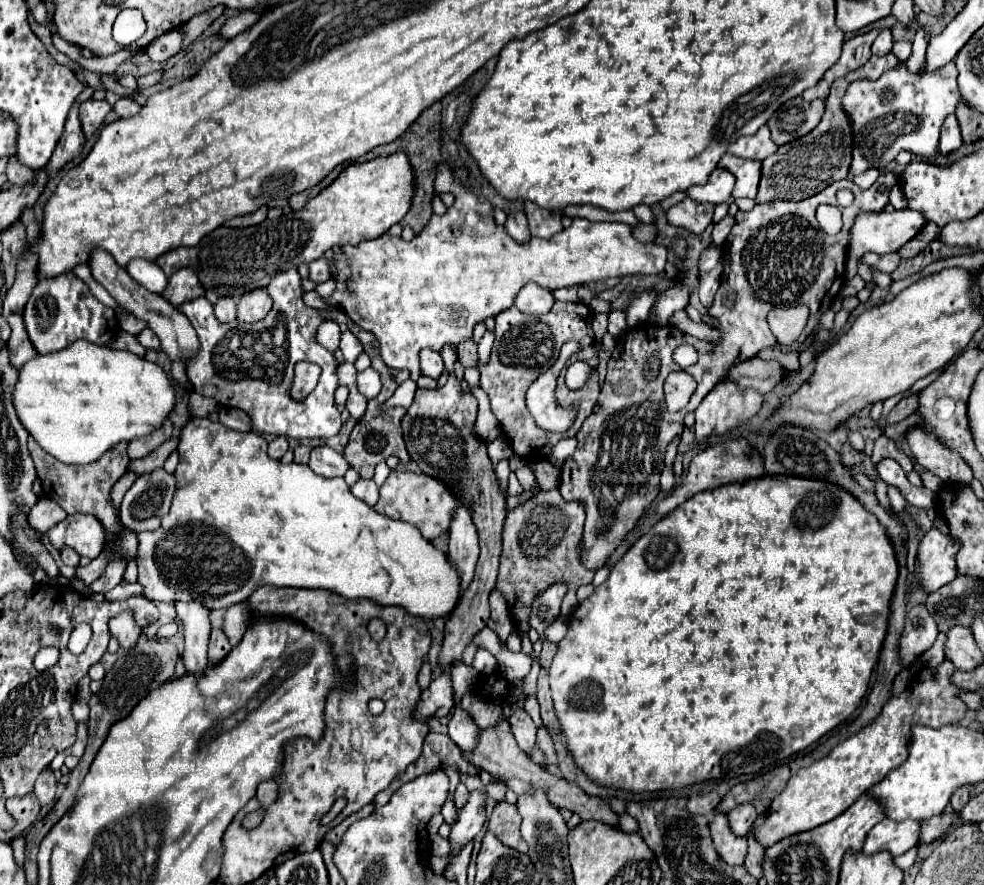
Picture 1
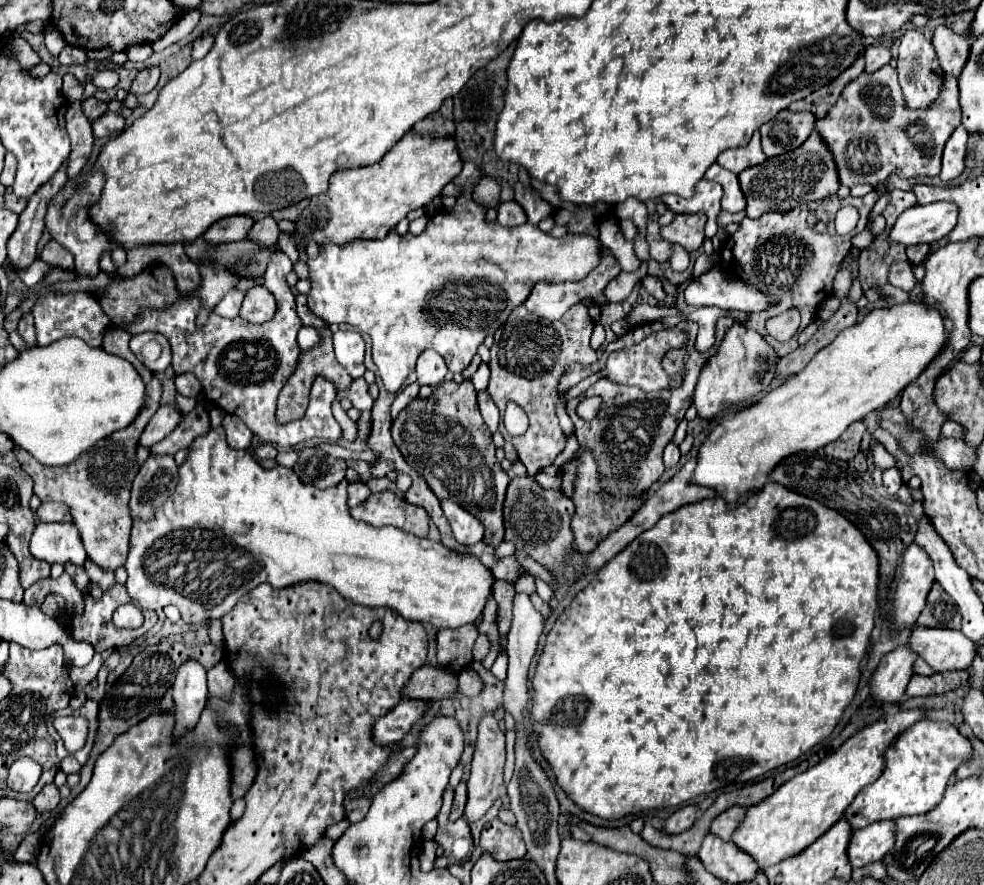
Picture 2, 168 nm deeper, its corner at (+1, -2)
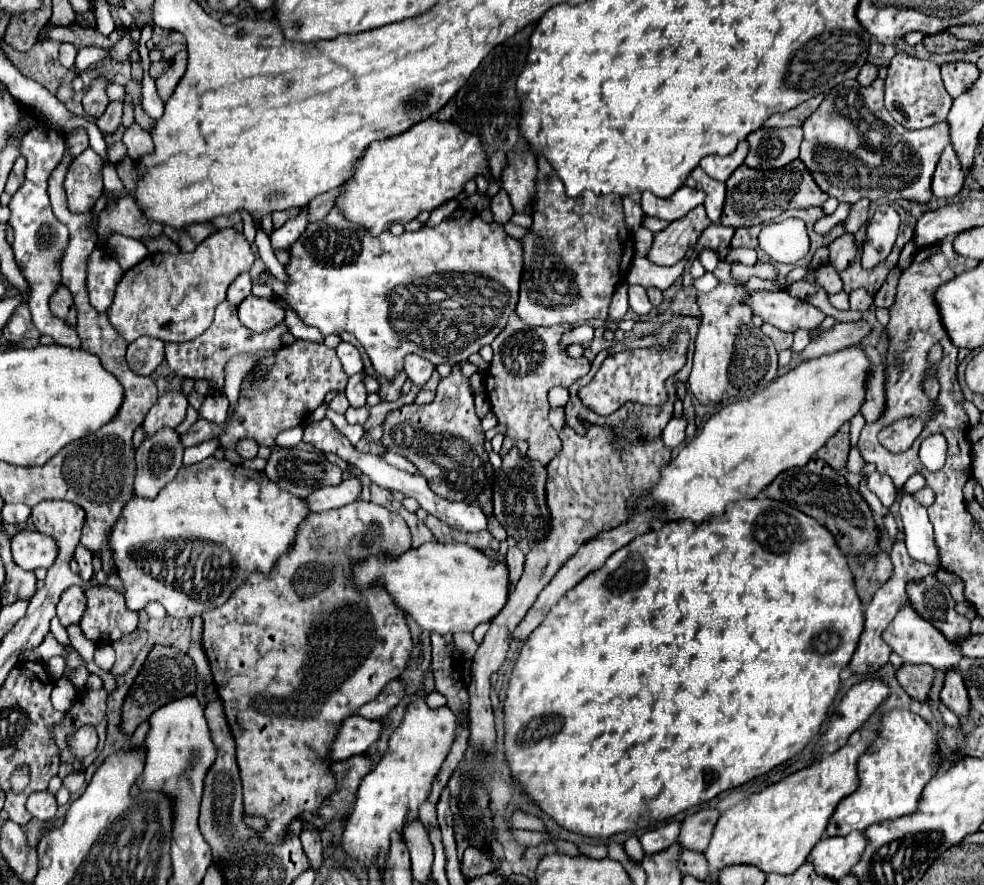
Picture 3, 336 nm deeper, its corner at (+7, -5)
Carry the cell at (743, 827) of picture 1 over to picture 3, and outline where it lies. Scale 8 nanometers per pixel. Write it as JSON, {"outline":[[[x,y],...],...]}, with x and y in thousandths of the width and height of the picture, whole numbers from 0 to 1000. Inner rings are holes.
{"outline":[[[711,915],[695,924],[691,945],[689,945],[689,956],[693,960],[705,960],[705,963],[715,963],[715,958],[722,951],[722,945],[726,940],[726,929],[730,927],[732,918],[730,915]]]}

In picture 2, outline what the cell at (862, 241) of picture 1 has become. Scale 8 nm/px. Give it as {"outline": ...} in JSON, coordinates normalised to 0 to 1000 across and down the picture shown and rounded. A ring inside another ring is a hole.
{"outline":[[[947,229],[947,232],[929,232],[921,236],[902,263],[902,275],[913,277],[935,277],[949,275],[961,268],[972,254],[972,232],[967,229]]]}

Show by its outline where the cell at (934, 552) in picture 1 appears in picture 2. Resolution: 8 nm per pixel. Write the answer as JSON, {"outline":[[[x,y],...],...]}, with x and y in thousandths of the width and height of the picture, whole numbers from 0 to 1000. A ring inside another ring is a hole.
{"outline":[[[927,614],[919,623],[919,638],[917,638],[917,652],[911,663],[909,672],[909,708],[925,708],[931,704],[935,690],[941,684],[943,668],[951,659],[949,652],[949,636],[945,627],[933,616]]]}

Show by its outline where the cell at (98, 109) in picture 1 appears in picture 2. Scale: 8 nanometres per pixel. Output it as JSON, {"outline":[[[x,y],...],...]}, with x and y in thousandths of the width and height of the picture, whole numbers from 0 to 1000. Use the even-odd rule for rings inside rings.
{"outline":[[[91,110],[91,112],[83,114],[83,125],[85,125],[85,130],[89,132],[89,137],[96,139],[98,132],[102,132],[102,130],[106,130],[106,128],[110,125],[110,116],[104,116],[104,114]]]}

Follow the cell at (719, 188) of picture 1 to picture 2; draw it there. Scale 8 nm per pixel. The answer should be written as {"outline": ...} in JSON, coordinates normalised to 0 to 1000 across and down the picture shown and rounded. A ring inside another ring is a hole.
{"outline":[[[713,202],[707,209],[707,220],[701,225],[689,223],[689,220],[675,220],[671,223],[673,229],[677,229],[677,234],[683,241],[711,241],[715,238],[720,243],[720,252],[717,252],[717,268],[726,268],[728,259],[730,259],[730,241],[734,238],[734,209],[728,205],[720,205]]]}

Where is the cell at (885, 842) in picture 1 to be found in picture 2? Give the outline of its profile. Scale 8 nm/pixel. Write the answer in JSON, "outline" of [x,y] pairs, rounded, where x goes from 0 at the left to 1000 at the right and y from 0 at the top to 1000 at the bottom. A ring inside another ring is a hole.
{"outline":[[[892,928],[866,941],[862,968],[866,980],[880,980],[882,975],[898,971],[911,953],[911,932],[907,928]]]}

